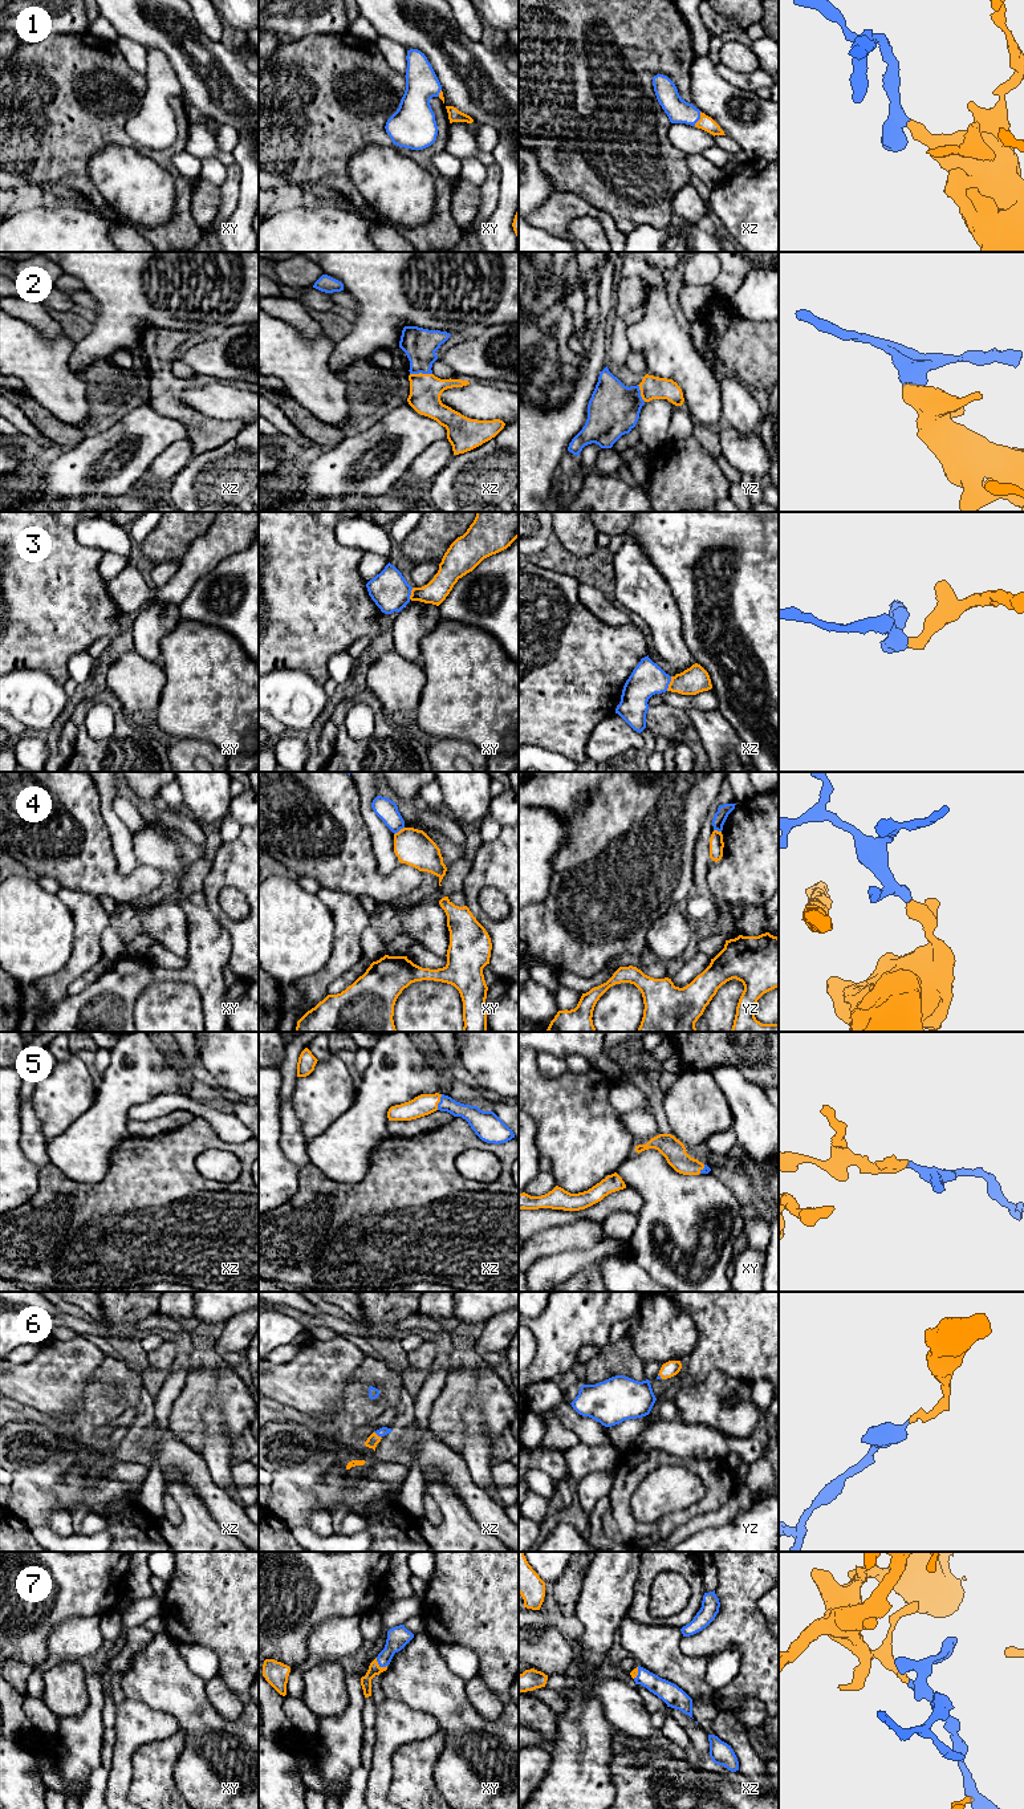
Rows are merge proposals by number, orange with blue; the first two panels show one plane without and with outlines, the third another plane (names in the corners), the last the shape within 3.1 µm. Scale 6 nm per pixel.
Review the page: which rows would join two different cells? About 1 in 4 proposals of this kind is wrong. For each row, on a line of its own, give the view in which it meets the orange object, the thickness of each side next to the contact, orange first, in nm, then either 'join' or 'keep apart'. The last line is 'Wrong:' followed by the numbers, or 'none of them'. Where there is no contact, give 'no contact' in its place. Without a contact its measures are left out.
1: meets orange in xz; 90 nm thick on the orange side, 150 nm on the other; join
2: meets orange in xz; 190 nm thick on the orange side, 200 nm on the other; join
3: meets orange in xz; 160 nm thick on the orange side, 200 nm on the other; join
4: meets orange in xy; 220 nm thick on the orange side, 130 nm on the other; keep apart
5: meets orange in xz; 130 nm thick on the orange side, 120 nm on the other; join
6: meets orange in xz; 70 nm thick on the orange side, 50 nm on the other; join
7: meets orange in xy; 70 nm thick on the orange side, 140 nm on the other; join
Wrong: 4

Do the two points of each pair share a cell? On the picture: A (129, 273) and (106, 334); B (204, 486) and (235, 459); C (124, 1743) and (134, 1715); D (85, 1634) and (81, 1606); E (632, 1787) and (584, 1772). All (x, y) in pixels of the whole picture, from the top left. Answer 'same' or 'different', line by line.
A: same
B: same
C: same
D: different
E: different

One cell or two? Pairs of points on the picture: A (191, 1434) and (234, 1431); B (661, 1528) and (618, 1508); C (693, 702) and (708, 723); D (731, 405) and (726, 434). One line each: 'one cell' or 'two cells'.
A: one cell
B: one cell
C: two cells
D: two cells

